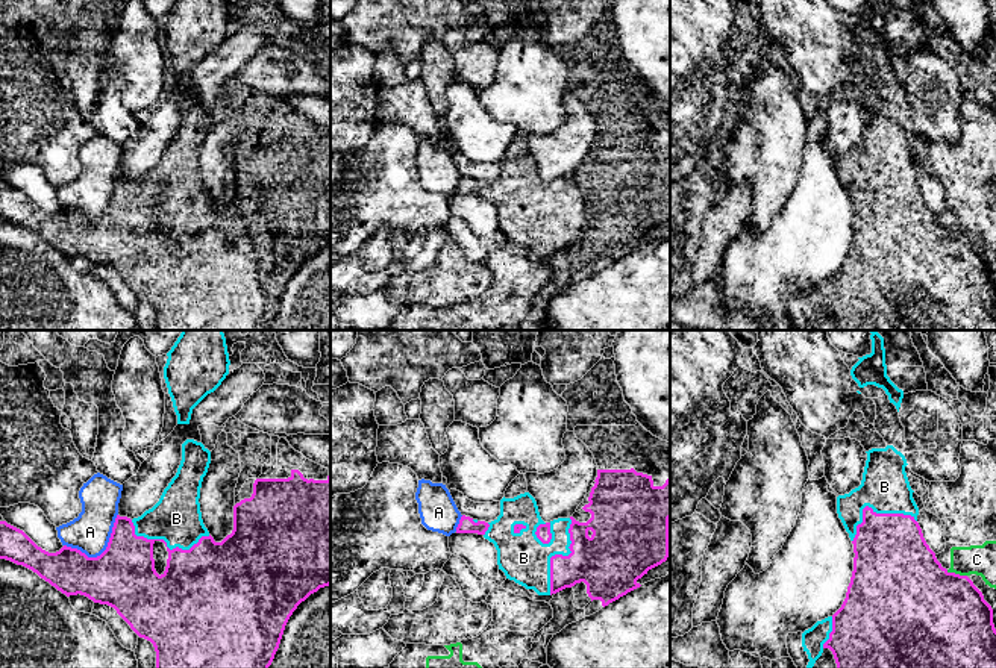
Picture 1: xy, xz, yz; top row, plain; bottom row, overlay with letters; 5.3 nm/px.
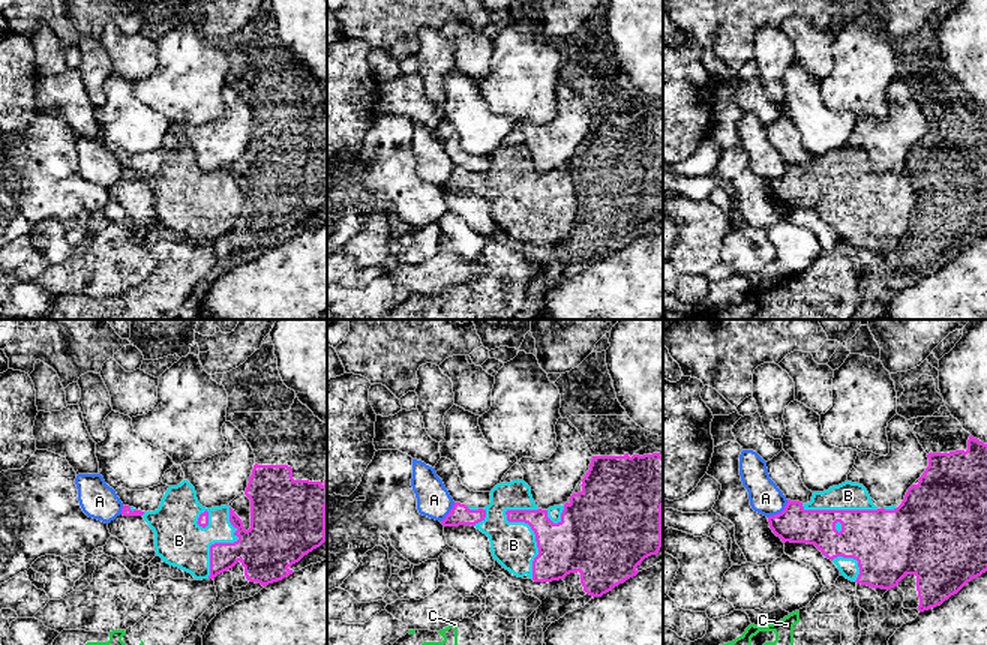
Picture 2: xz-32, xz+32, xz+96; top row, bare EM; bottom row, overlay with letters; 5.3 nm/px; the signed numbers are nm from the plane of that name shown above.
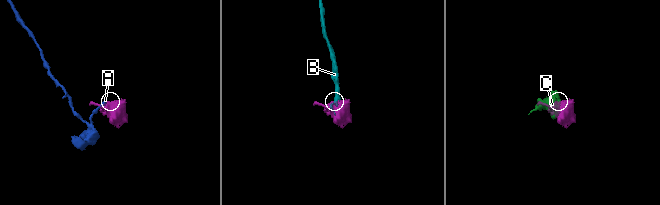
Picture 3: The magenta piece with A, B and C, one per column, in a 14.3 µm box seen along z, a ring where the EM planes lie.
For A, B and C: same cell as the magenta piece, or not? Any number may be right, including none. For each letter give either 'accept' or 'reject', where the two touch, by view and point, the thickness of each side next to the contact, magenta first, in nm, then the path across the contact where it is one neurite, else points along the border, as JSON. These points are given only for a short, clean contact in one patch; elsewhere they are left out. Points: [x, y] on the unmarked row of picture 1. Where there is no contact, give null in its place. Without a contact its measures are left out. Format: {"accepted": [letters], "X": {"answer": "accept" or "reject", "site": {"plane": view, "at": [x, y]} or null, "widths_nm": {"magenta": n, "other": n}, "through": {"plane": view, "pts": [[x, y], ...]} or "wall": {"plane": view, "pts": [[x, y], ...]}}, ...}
{"accepted": ["B"], "A": {"answer": "reject", "site": {"plane": "xy", "at": [103, 212]}, "widths_nm": {"magenta": 340, "other": 220}}, "B": {"answer": "accept", "site": {"plane": "xy", "at": [166, 205]}, "widths_nm": {"magenta": 340, "other": 260}}, "C": {"answer": "reject", "site": {"plane": "yz", "at": [957, 235]}, "widths_nm": {"magenta": 500, "other": 160}}}

